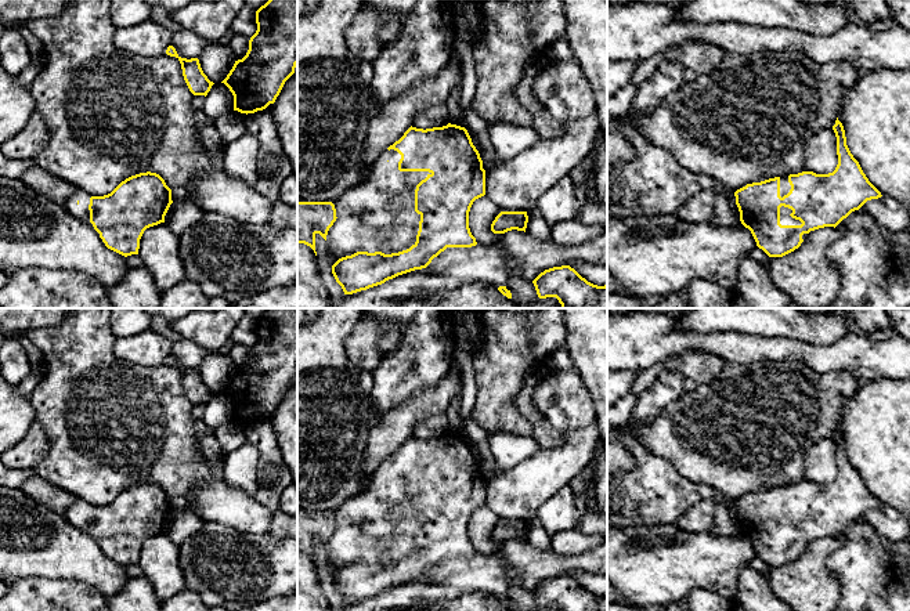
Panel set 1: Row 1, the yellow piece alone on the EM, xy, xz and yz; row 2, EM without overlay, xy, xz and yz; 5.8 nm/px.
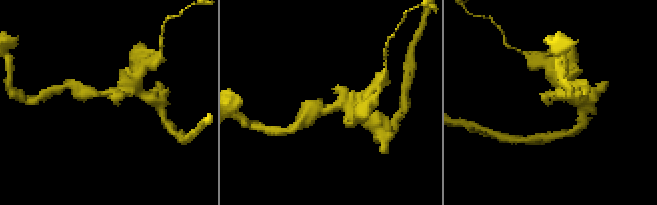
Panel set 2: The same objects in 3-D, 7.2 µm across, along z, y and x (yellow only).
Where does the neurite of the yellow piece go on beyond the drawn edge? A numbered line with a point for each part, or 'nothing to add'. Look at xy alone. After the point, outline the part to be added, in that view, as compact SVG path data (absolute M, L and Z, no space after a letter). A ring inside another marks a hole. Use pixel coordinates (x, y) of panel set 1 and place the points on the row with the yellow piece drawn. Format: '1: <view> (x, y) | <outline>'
1: xy (80, 210) | M76 189L76 192L66 200L65 206L72 214L75 214L83 223L94 228L93 224L90 223L90 210L89 210L90 198L91 198L90 194L82 189Z

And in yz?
1: yz (786, 219) | M781 206L780 207L780 224L781 225L801 225L799 220L792 218L790 214L792 213L791 209Z

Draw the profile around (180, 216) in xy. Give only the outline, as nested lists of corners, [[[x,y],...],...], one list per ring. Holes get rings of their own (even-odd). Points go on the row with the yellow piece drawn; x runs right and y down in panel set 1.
[[[191,200],[174,202],[170,205],[165,224],[177,235],[181,235],[191,225],[196,224],[205,212]]]

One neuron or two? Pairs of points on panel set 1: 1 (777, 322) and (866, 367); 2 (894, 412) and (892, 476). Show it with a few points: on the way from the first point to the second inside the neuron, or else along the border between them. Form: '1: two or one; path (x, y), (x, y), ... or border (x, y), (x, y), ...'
1: two; border (849, 332), (826, 344), (811, 344), (791, 339)
2: one; path (894, 427), (892, 461)

